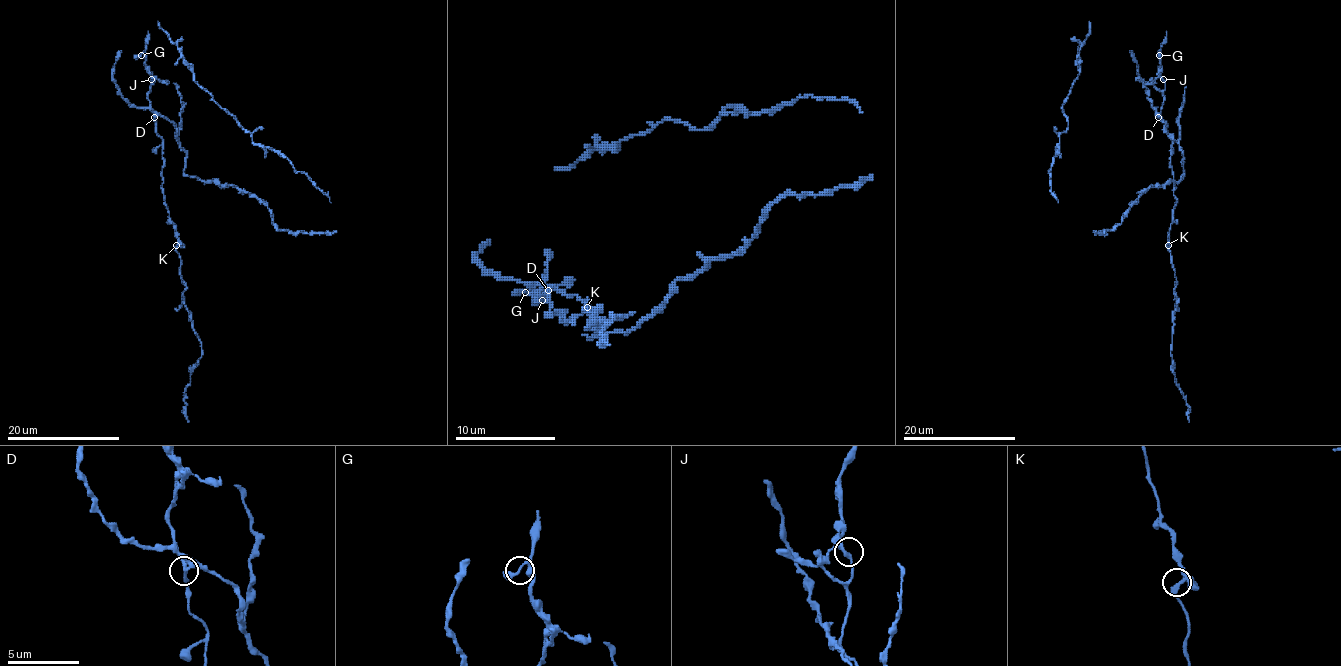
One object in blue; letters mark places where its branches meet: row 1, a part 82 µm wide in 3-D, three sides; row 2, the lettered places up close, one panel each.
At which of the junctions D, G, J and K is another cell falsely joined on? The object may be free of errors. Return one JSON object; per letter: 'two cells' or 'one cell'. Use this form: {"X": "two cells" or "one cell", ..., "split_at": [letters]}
{"D": "two cells", "G": "one cell", "J": "one cell", "K": "one cell", "split_at": ["D"]}

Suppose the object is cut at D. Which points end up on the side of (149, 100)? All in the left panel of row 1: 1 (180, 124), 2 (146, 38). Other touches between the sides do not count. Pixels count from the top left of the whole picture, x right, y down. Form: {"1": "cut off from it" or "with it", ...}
{"1": "cut off from it", "2": "with it"}

